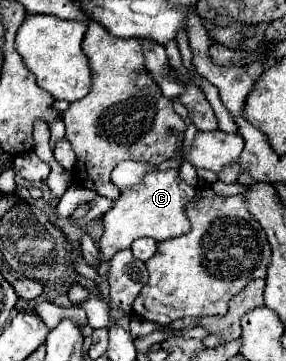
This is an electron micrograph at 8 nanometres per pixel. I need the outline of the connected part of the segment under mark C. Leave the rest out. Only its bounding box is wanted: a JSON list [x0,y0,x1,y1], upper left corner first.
[100,169,196,261]

